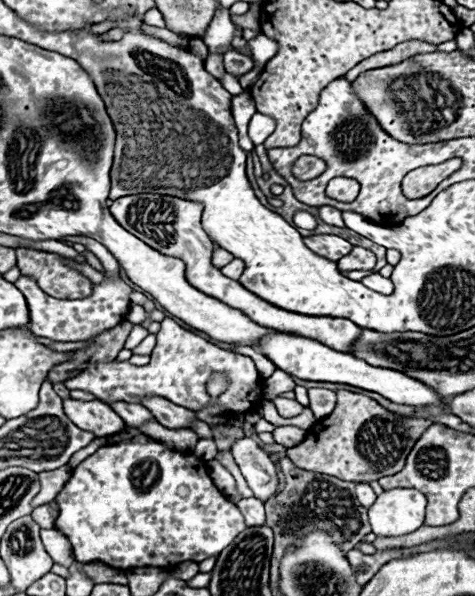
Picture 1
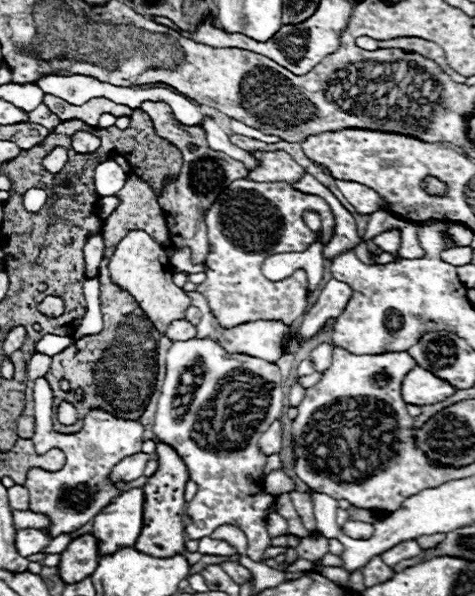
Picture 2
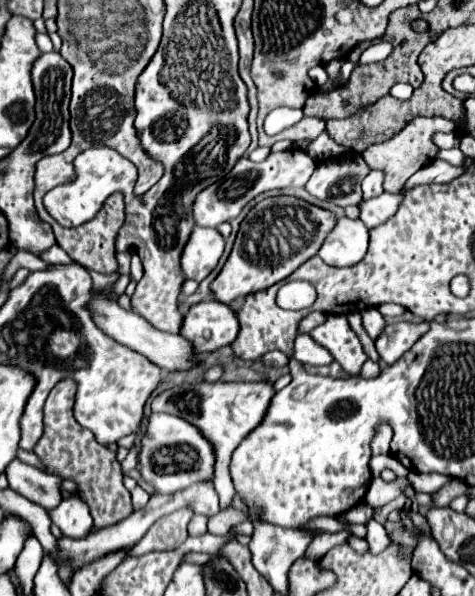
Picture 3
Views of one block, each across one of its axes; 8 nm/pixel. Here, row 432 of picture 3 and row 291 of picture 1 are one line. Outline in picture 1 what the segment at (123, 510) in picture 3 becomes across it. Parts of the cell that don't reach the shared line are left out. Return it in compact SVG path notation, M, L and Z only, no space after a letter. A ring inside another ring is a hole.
M16 248L18 268L24 276L34 278L40 290L54 298L86 298L92 294L92 282L66 264L68 258L32 248Z

